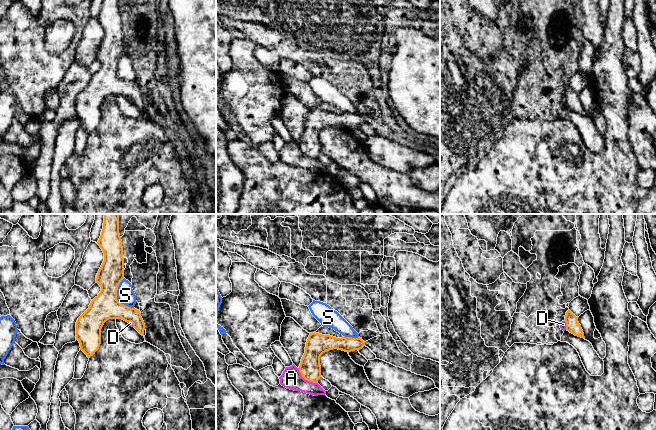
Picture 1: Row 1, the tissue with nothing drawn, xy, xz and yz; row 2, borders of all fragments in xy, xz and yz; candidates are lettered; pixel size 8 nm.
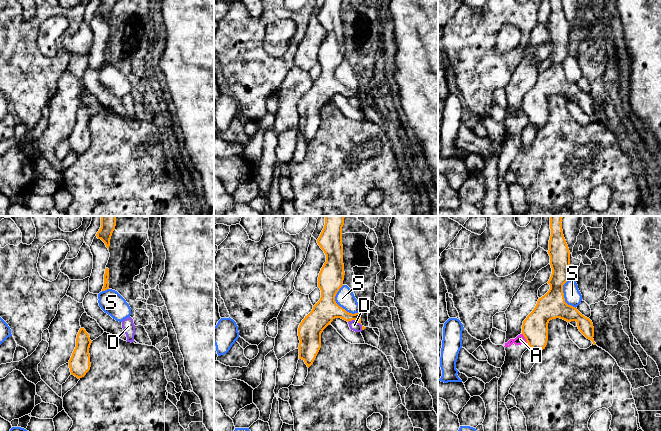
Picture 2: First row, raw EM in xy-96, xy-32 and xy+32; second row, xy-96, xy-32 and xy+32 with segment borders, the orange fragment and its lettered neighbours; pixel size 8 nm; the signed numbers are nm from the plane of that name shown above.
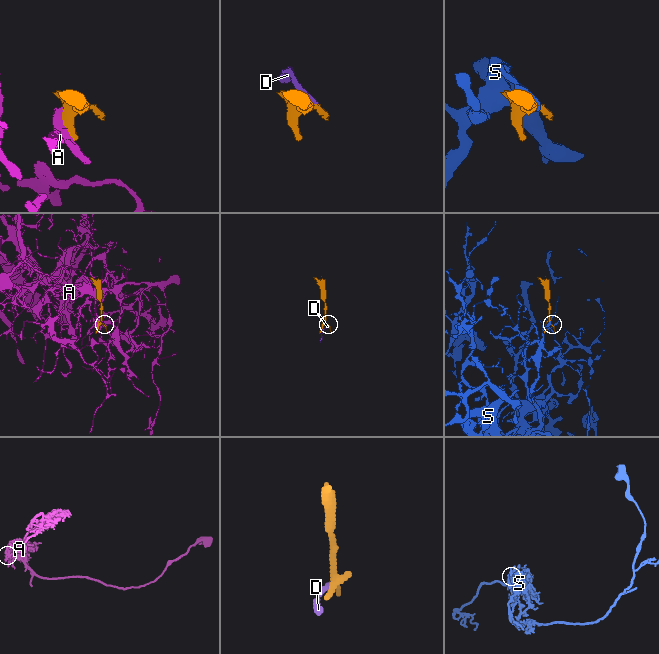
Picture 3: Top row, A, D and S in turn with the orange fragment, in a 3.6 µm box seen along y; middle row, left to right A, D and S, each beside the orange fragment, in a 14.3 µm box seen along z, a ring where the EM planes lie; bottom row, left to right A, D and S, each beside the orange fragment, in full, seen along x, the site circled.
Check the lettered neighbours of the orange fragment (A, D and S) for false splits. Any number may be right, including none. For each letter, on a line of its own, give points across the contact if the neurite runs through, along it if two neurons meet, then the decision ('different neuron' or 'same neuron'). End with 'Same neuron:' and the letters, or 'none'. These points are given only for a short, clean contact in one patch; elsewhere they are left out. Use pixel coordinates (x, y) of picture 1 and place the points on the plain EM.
A: different neuron
D: border along yz (564, 97), (566, 105); different neuron
S: border along xy (124, 54), (118, 62), (117, 75), (121, 79), (133, 84); different neuron
Same neuron: none

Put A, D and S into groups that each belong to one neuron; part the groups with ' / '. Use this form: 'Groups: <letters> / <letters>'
Groups: A / D / S

